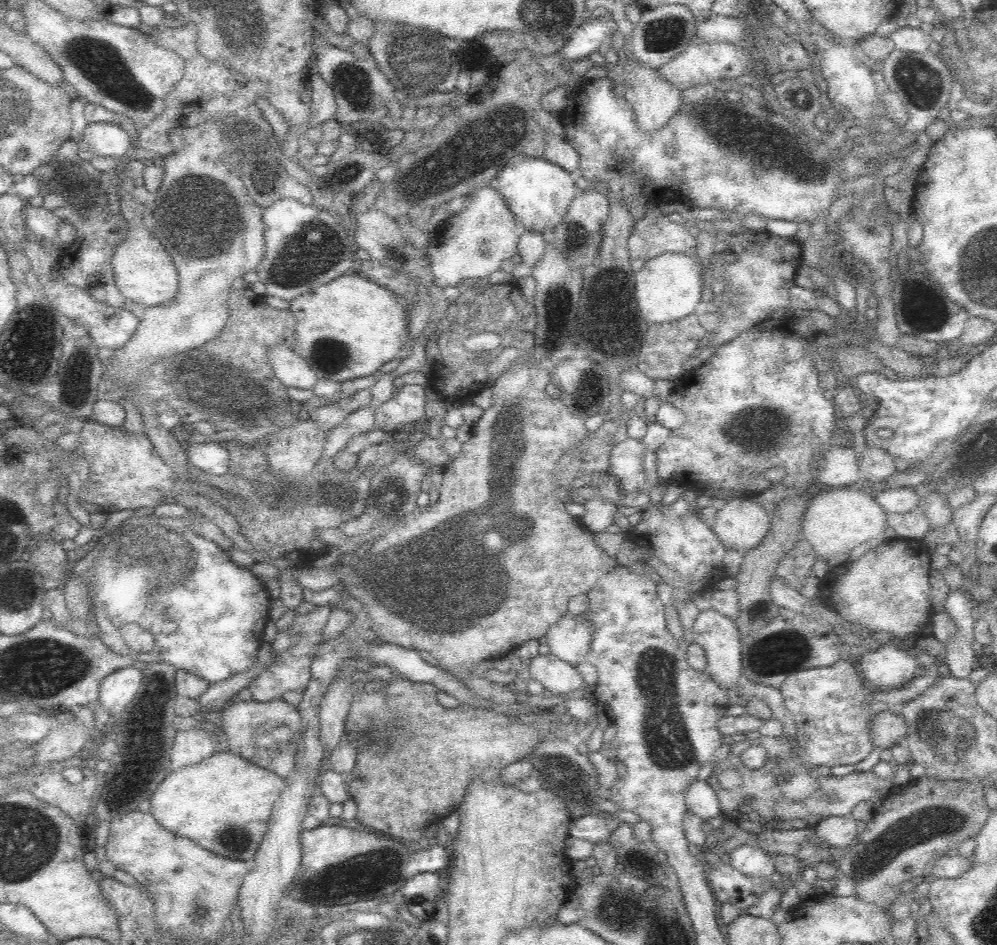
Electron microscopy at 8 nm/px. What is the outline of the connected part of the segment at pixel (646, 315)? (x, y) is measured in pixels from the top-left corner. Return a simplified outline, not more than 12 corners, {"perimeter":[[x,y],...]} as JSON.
{"perimeter":[[662,254],[636,272],[650,326],[694,314],[700,258]]}

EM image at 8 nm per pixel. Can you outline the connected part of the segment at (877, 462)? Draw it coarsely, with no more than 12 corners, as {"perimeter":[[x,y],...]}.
{"perimeter":[[866,446],[860,480],[882,482],[896,470],[896,458],[884,448]]}

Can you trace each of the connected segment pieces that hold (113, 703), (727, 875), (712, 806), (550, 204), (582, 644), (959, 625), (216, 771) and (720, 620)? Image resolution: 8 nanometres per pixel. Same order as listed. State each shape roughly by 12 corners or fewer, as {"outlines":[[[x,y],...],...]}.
{"outlines":[[[134,666],[108,674],[100,706],[130,704],[142,684]],[[706,864],[718,904],[746,914],[770,880],[744,876],[730,864]],[[692,782],[686,808],[702,820],[722,818],[716,790]],[[512,156],[492,180],[536,266],[578,194],[546,158]],[[588,610],[566,614],[544,640],[552,656],[578,668],[592,648]],[[950,592],[944,604],[956,638],[946,666],[954,678],[976,670],[974,610],[968,592]],[[228,750],[168,774],[150,814],[254,858],[286,786]],[[714,610],[696,618],[706,674],[732,690],[742,678],[738,624]]]}

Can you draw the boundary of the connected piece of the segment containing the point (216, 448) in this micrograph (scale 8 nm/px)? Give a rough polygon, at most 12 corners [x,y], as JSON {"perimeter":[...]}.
{"perimeter":[[222,438],[186,448],[188,462],[204,478],[230,472],[230,454]]}

